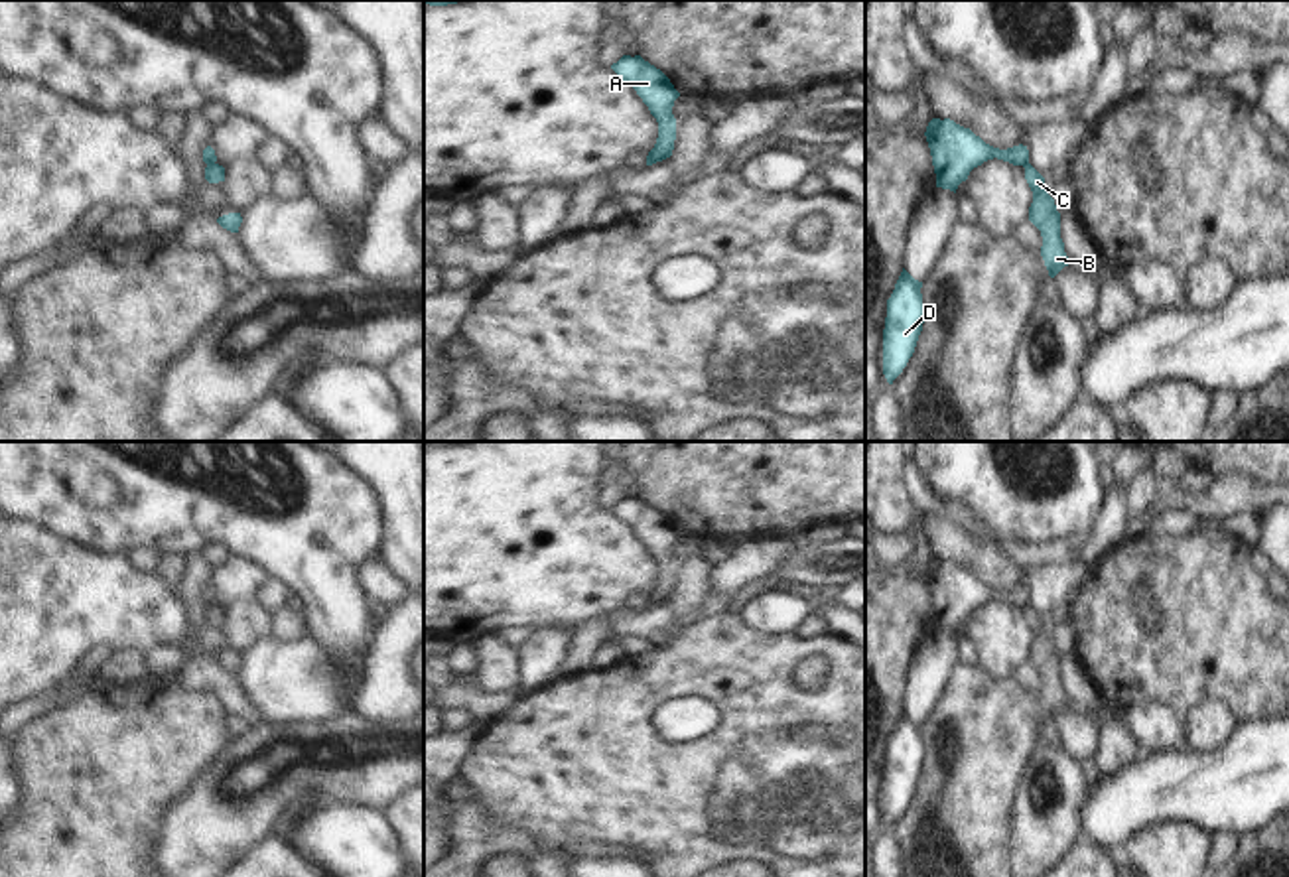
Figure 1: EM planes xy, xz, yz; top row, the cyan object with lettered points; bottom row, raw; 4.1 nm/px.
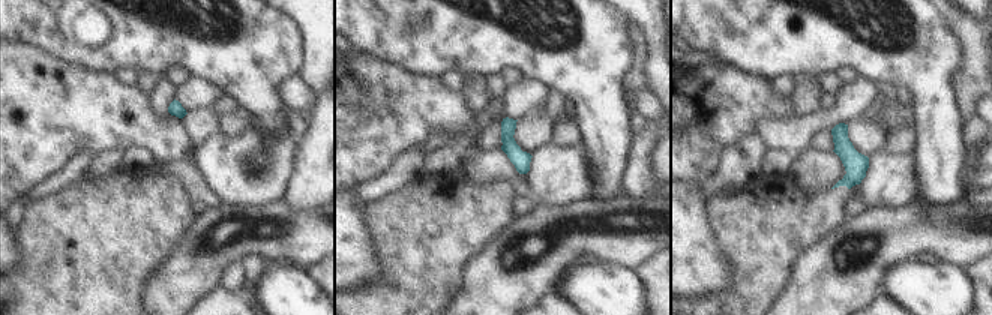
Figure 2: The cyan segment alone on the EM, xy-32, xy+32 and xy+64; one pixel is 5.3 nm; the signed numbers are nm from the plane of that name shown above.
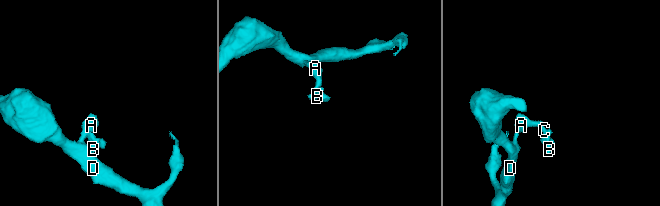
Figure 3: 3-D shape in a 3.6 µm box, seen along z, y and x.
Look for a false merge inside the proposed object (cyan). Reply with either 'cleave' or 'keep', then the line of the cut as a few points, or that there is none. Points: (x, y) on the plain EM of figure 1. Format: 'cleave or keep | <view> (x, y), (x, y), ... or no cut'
cleave | yz (1027, 604), (1023, 607)

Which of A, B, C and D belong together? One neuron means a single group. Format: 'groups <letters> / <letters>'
groups A D / B C

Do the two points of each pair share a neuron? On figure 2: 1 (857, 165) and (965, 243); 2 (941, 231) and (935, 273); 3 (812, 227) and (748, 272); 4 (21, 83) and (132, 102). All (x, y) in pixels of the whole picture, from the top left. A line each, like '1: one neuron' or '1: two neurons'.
1: two neurons
2: two neurons
3: one neuron
4: one neuron

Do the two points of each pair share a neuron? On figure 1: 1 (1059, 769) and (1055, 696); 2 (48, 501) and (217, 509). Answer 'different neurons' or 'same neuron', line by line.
1: different neurons
2: same neuron

